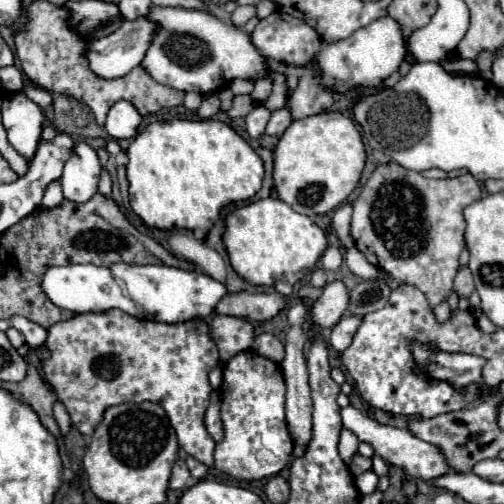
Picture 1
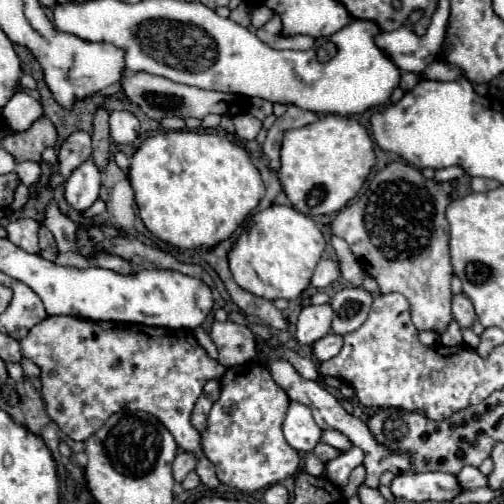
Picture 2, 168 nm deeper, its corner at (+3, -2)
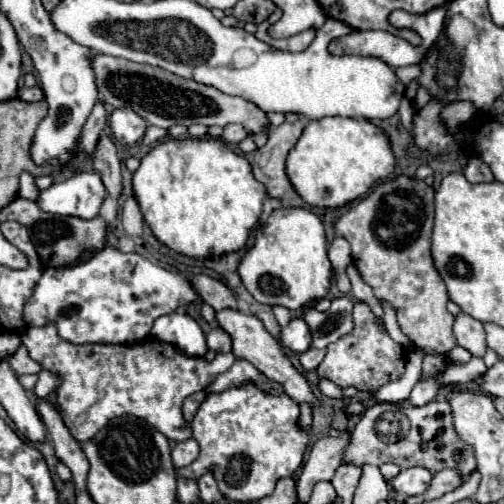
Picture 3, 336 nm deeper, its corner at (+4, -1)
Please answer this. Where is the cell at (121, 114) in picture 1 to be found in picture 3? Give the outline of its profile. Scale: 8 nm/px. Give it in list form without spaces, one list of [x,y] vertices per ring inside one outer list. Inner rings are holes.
[[[114,109],[110,115],[110,129],[118,143],[134,145],[144,137],[146,121],[132,109]]]

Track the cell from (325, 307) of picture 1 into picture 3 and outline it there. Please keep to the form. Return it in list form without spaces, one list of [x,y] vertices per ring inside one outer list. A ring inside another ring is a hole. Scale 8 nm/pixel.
[[[302,317],[292,319],[286,327],[282,327],[282,343],[296,351],[296,353],[304,353],[310,347],[312,341],[312,333],[308,331],[308,323],[304,323]]]

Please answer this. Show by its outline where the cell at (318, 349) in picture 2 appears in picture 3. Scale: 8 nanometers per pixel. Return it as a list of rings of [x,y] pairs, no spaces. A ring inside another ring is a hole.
[[[310,347],[308,351],[304,351],[300,355],[300,365],[304,369],[316,369],[322,363],[322,359],[324,359],[324,351],[326,349],[314,349],[314,347]]]

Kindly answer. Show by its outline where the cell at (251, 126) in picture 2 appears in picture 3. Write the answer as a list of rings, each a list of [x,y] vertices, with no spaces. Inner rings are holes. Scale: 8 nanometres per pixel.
[[[226,125],[224,133],[222,133],[222,139],[232,145],[238,145],[246,137],[248,137],[248,131],[244,131],[244,127],[240,127],[240,125]]]

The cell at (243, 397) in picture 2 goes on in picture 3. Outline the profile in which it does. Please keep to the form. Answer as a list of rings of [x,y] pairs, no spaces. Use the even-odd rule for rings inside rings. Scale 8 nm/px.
[[[244,383],[240,387],[230,387],[222,393],[210,393],[200,405],[196,417],[192,419],[194,439],[200,445],[200,455],[194,463],[180,469],[178,473],[190,479],[198,479],[202,473],[214,469],[214,477],[222,495],[234,501],[258,501],[274,491],[278,479],[292,477],[302,465],[302,457],[308,445],[308,435],[298,429],[298,405],[288,395],[272,395],[262,391],[254,383]]]

